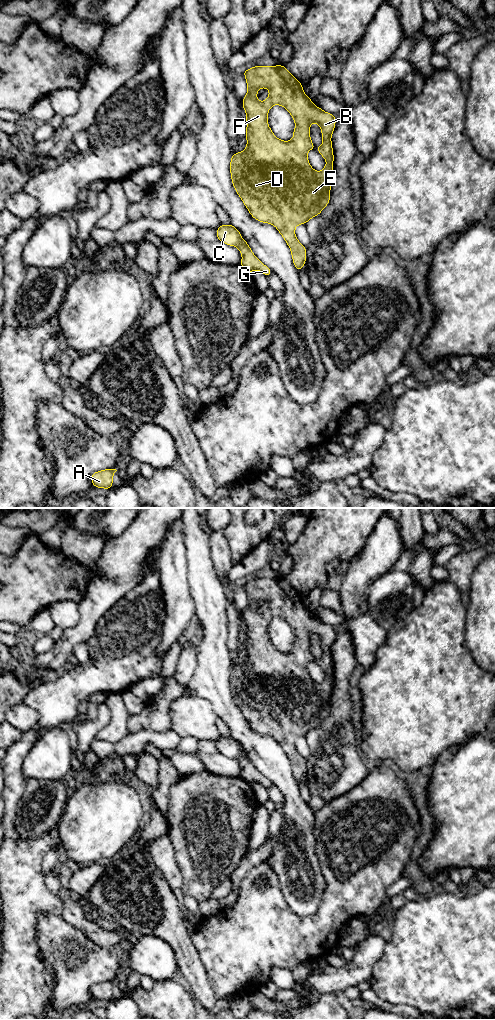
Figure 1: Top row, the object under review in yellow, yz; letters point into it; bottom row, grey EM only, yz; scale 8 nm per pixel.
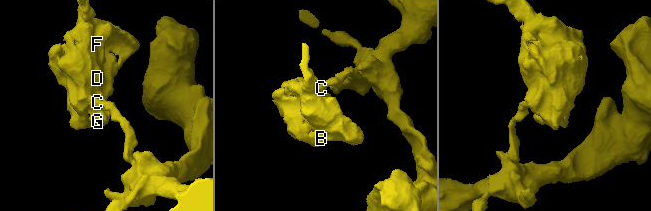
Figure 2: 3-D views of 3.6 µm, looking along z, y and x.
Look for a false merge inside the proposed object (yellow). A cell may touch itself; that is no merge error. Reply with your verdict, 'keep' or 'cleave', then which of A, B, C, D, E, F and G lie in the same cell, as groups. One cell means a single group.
cleave; A C / B D E F G

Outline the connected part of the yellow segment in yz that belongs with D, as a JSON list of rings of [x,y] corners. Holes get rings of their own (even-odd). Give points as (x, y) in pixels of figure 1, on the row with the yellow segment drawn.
[[[284,65],[257,66],[243,70],[247,83],[247,94],[242,100],[246,112],[246,140],[244,151],[231,155],[230,174],[235,191],[243,201],[251,216],[262,223],[277,228],[290,248],[293,264],[299,272],[306,263],[306,248],[297,239],[295,228],[318,216],[330,202],[333,178],[334,154],[332,133],[335,129],[335,115],[323,111],[305,95],[303,85]],[[260,88],[269,90],[269,97],[260,102],[257,92]],[[273,105],[288,110],[295,122],[293,138],[283,141],[277,138],[268,125],[268,112]],[[317,123],[321,128],[322,145],[315,148],[310,137],[310,124]],[[316,149],[327,164],[320,171],[314,170],[307,153]]]

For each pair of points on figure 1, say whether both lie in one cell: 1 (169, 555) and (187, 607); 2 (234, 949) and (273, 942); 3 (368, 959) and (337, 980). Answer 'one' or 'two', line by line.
1: one
2: one
3: one

